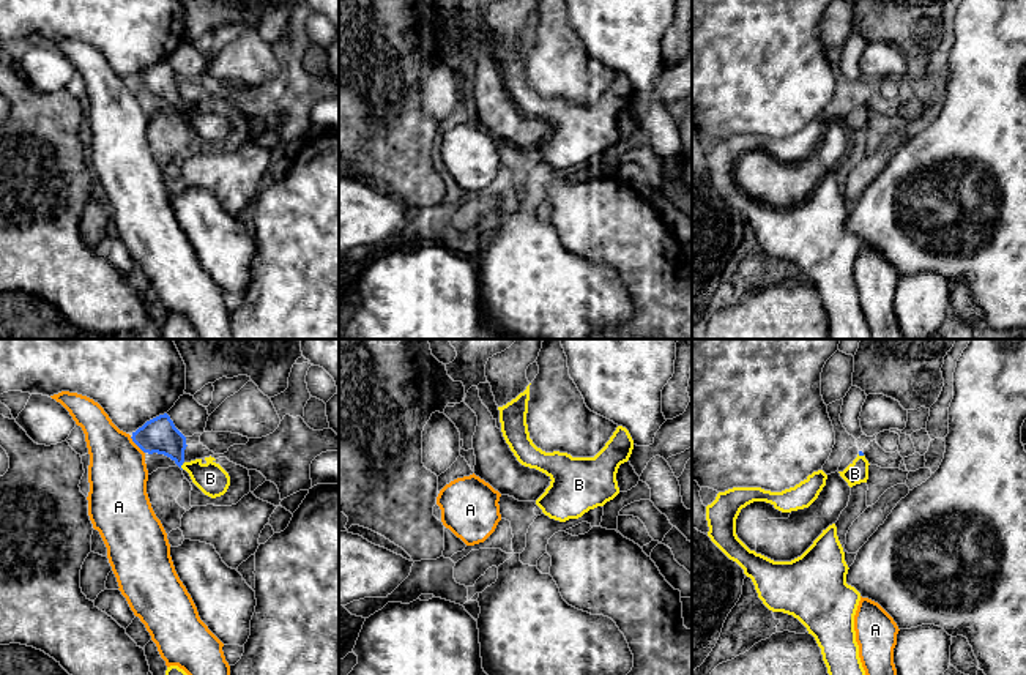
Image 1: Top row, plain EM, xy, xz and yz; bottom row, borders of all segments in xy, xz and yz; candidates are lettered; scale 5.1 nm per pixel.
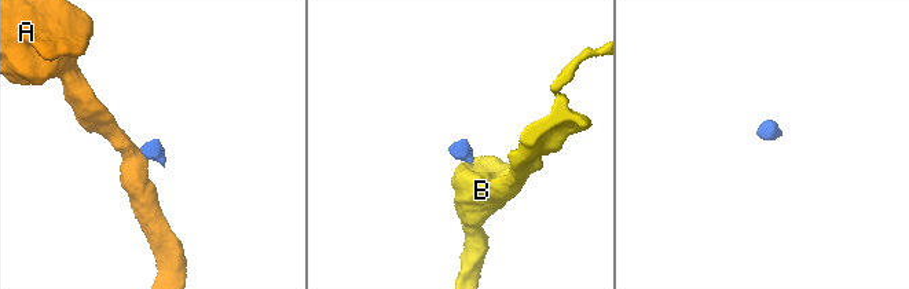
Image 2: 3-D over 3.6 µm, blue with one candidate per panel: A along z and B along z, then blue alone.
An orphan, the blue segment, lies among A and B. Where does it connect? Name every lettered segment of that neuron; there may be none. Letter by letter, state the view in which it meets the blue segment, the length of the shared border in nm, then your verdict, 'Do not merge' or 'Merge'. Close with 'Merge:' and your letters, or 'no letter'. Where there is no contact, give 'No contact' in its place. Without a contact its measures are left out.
A: Touches blue in xy. Shared border 120 nm. Do not merge
B: Touches blue in xy. Shared border 30 nm. Merge
Merge: B

